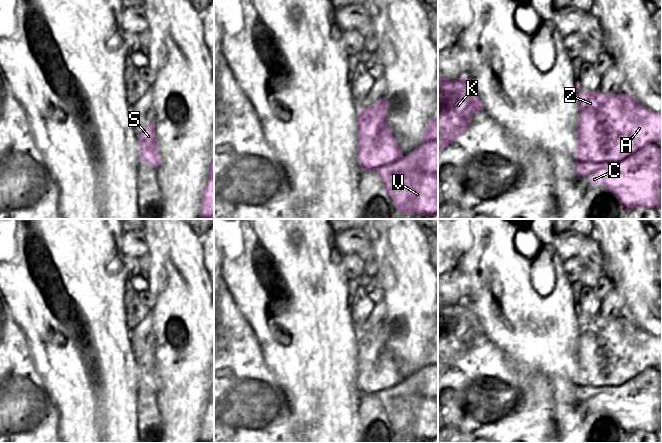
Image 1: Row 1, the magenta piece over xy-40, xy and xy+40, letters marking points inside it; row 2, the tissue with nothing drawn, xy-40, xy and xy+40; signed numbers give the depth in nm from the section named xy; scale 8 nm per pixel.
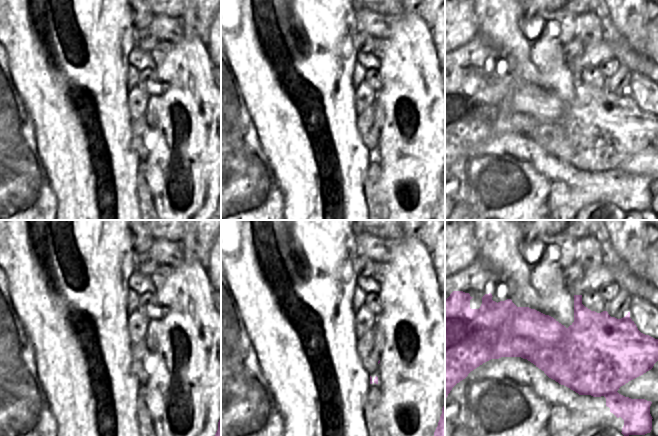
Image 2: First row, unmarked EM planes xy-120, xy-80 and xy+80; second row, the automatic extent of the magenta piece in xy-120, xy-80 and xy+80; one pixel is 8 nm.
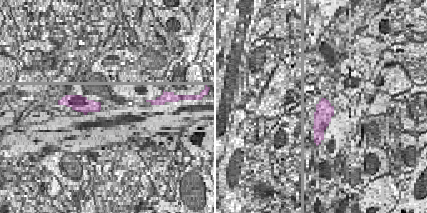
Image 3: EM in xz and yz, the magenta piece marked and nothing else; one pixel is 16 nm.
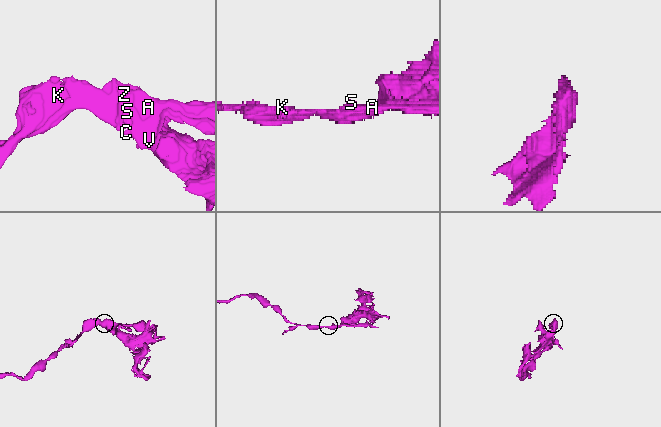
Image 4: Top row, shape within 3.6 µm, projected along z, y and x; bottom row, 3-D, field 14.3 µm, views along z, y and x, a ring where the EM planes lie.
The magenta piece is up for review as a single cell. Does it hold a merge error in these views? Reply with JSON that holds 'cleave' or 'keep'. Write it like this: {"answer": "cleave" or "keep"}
{"answer": "cleave"}

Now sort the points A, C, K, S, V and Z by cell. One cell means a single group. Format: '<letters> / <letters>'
A K S Z / C V

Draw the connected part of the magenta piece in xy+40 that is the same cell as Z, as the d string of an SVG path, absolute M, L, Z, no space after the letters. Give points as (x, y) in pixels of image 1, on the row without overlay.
M575 305L575 313L579 323L579 343L577 345L577 369L573 383L577 388L583 382L591 382L593 373L604 368L609 371L613 387L616 388L632 380L648 368L662 364L662 338L648 334L632 320L622 316L602 318L599 314L584 316L577 311L577 305Z

